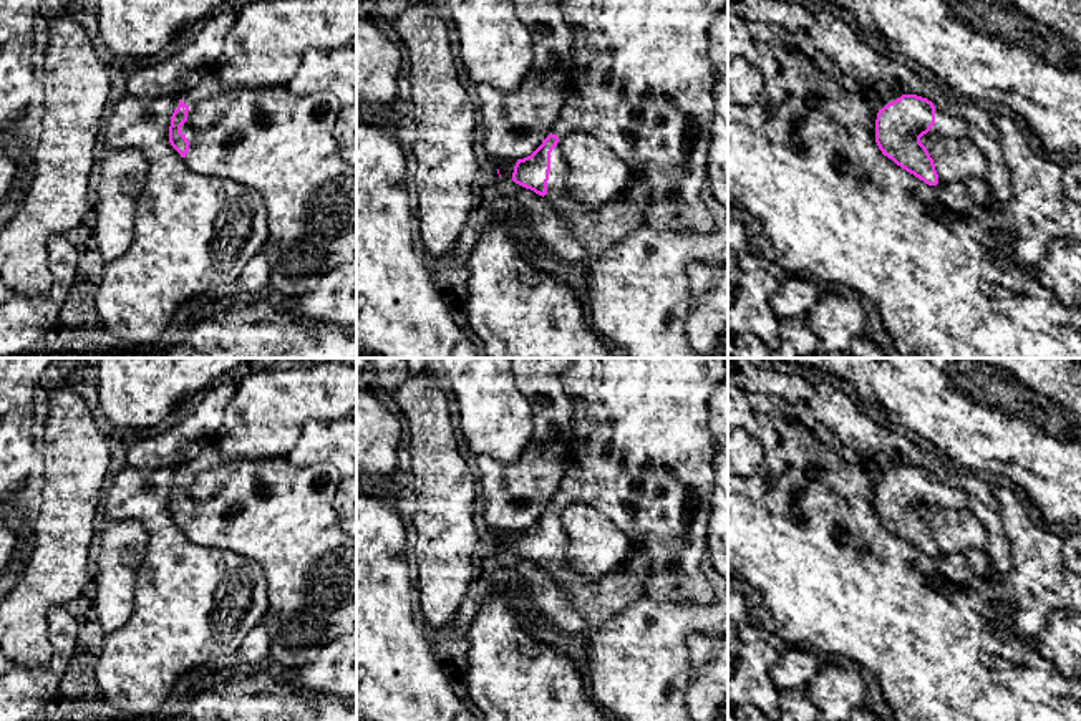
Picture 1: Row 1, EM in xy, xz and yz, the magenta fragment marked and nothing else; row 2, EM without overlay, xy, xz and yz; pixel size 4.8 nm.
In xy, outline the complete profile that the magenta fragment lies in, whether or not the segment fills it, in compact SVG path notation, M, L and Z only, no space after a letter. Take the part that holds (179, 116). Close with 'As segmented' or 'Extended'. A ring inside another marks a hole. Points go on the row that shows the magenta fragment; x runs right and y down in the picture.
M287 86L239 90L224 101L227 111L216 124L194 129L186 123L189 106L179 99L171 116L169 143L194 172L230 179L262 196L269 227L262 249L270 273L269 293L284 298L313 292L325 273L356 257L356 167L343 161L333 138L342 104L333 94L302 96Z. Extended

